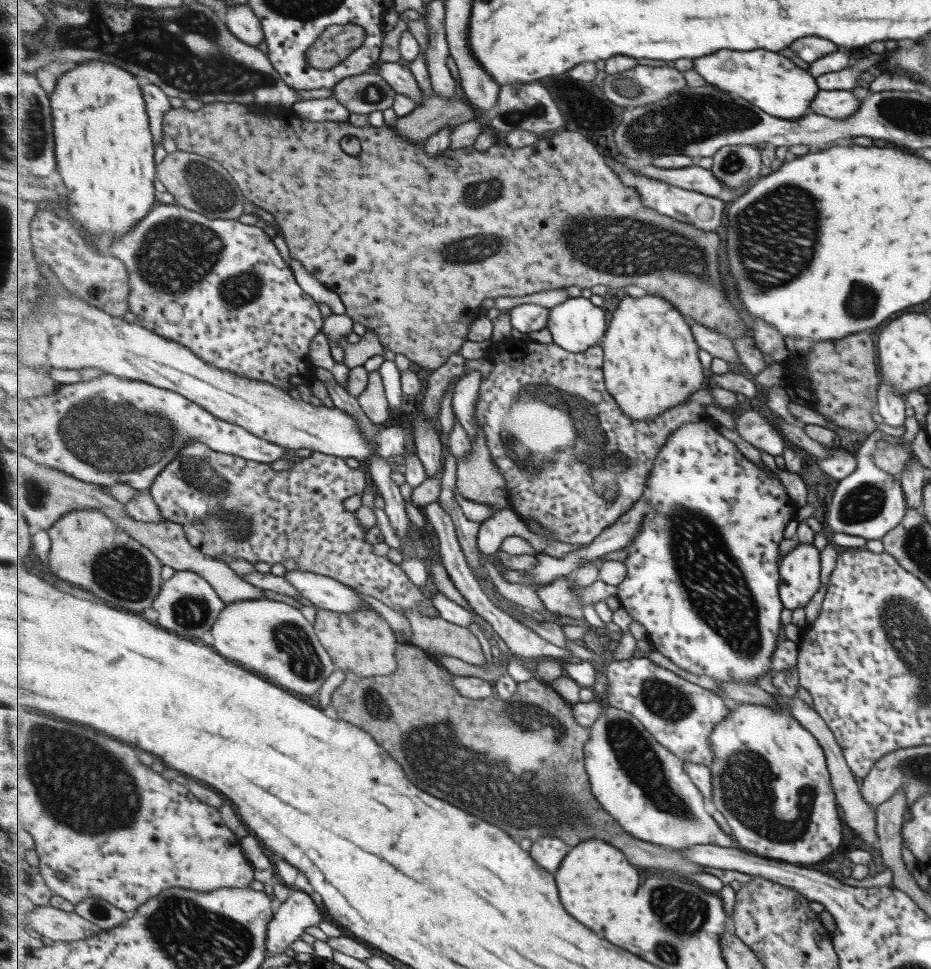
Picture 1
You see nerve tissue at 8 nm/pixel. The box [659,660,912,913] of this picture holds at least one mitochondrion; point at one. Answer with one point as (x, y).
(747, 784)

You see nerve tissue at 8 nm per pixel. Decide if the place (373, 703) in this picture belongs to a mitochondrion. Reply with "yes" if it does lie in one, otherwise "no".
yes

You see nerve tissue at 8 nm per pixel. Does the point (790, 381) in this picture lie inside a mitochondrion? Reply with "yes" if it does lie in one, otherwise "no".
no

